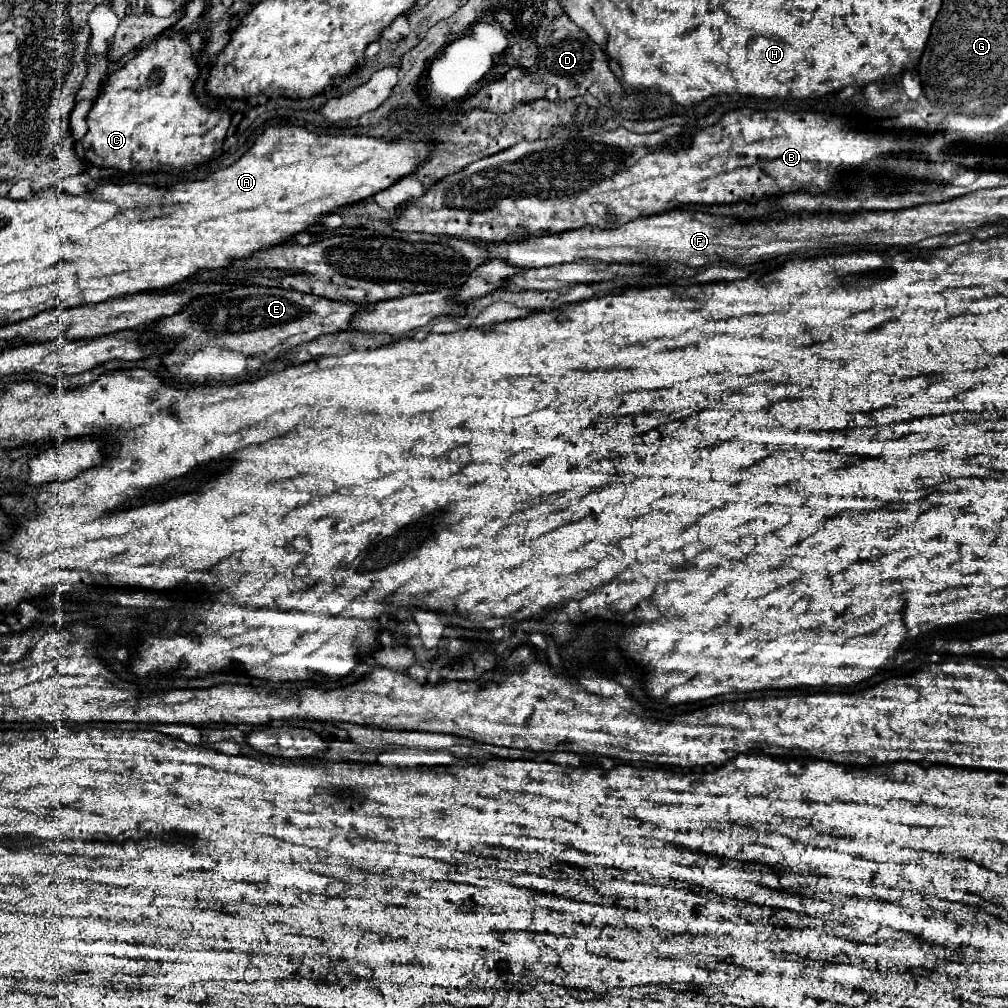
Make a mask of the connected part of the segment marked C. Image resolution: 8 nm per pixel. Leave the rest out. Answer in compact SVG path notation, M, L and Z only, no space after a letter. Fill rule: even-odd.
M174 33L156 37L150 45L146 45L134 59L130 59L122 69L114 71L108 79L108 87L100 93L94 101L86 121L88 133L82 137L80 145L84 151L86 163L116 169L116 171L158 171L160 165L170 167L184 167L184 165L198 165L212 157L224 143L230 113L210 111L208 107L200 105L192 95L192 85L198 77L196 61L192 59L192 49L186 43L186 35Z

